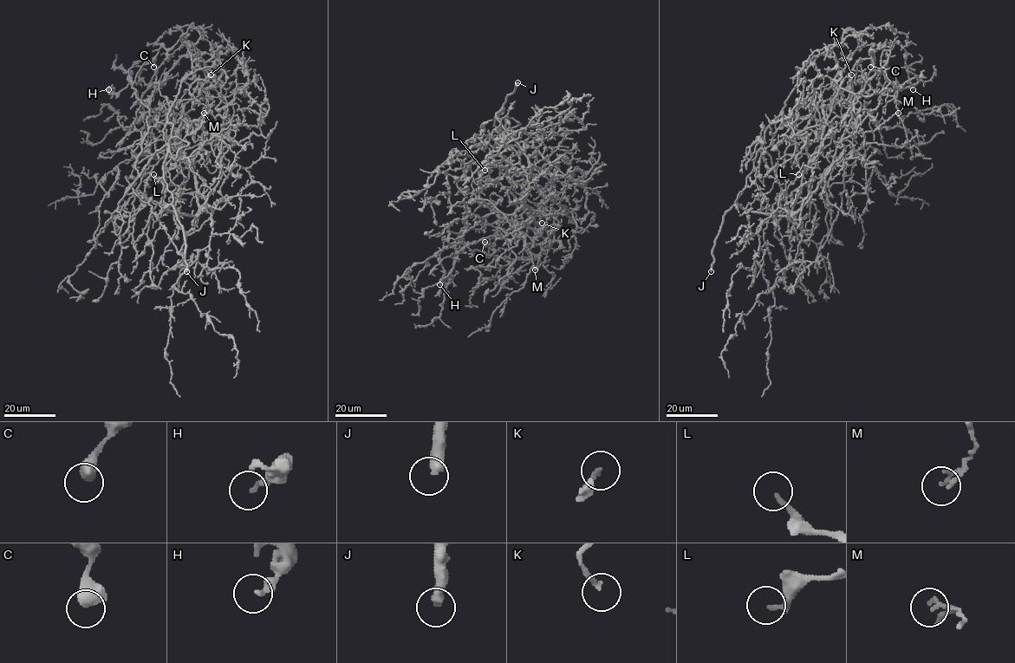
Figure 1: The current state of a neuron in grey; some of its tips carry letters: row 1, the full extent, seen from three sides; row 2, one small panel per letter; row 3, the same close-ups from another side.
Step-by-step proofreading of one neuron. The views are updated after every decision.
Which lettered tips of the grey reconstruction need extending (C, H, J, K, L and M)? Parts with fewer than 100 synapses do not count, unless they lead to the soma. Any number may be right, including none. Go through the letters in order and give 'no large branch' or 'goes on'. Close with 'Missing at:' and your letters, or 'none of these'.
C: no large branch
H: no large branch
J: goes on
K: no large branch
L: no large branch
M: no large branch
Missing at: J

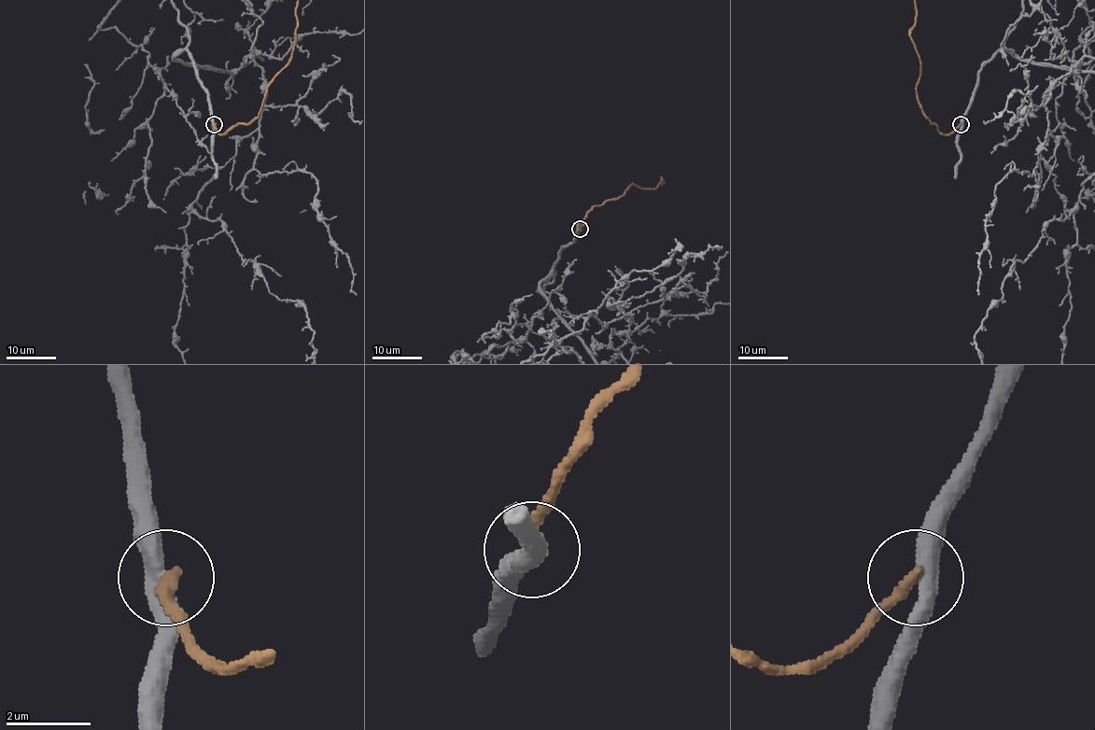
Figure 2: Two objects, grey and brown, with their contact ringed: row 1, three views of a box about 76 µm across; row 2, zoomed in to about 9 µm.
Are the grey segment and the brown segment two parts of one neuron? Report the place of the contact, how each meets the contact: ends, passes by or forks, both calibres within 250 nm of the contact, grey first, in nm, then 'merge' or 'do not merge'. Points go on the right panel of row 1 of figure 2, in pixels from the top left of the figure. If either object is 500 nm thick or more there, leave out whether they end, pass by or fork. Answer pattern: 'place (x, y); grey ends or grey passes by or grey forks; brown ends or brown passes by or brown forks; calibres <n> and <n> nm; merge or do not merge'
place (961, 124); grey passes by; brown ends; calibres 440 and 320 nm; do not merge

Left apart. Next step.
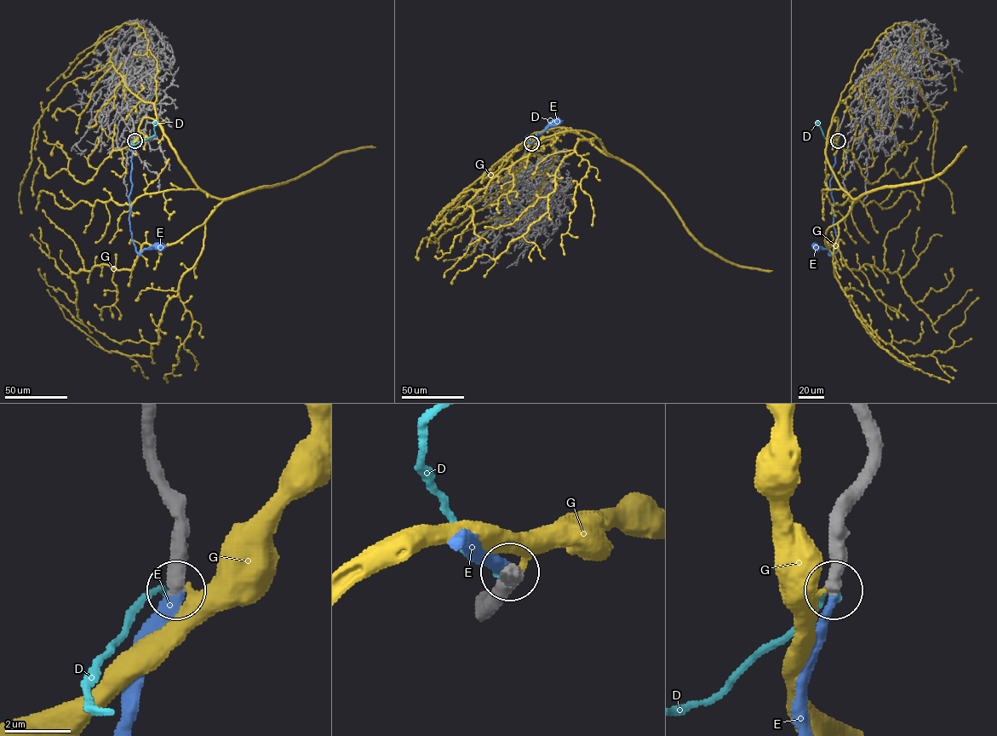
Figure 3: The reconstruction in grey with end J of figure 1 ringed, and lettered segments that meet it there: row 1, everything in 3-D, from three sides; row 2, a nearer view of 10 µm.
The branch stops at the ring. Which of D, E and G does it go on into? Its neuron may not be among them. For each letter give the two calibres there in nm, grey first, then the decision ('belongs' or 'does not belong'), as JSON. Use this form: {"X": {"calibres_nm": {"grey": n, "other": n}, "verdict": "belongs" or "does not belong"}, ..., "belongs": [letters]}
{"D": {"calibres_nm": {"grey": 420, "other": 170}, "verdict": "does not belong"}, "E": {"calibres_nm": {"grey": 420, "other": 340}, "verdict": "belongs"}, "G": {"calibres_nm": {"grey": 440, "other": 320}, "verdict": "does not belong"}, "belongs": ["E"]}

